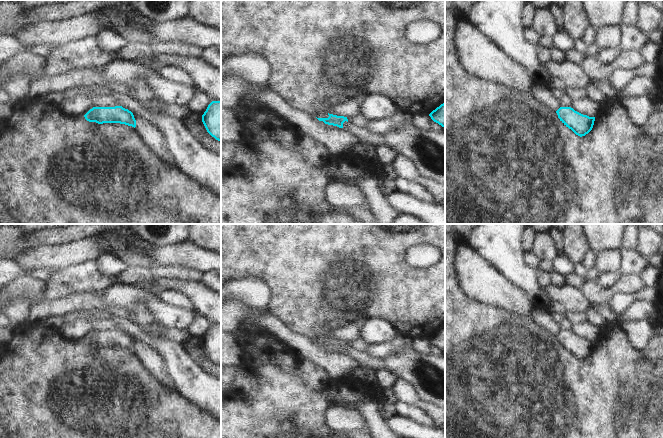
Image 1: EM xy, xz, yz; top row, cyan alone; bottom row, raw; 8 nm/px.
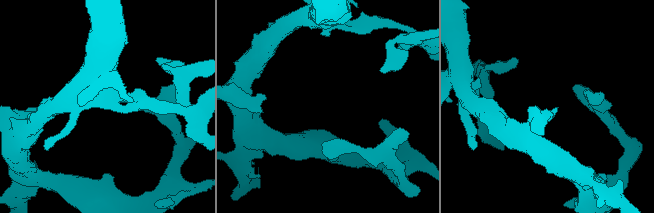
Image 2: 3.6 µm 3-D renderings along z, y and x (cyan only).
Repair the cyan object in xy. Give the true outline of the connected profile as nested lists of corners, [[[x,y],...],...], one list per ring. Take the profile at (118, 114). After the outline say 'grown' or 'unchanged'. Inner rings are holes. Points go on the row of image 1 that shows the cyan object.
[[[122,106],[93,107],[84,117],[87,121],[96,122],[98,124],[120,123],[134,128],[136,127],[136,120],[133,113]]]; unchanged

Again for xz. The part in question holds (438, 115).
[[[445,102],[433,110],[429,116],[434,122],[445,128]]]; unchanged

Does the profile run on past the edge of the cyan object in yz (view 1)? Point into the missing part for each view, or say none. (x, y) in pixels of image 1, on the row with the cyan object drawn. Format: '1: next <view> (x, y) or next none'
1: next none

